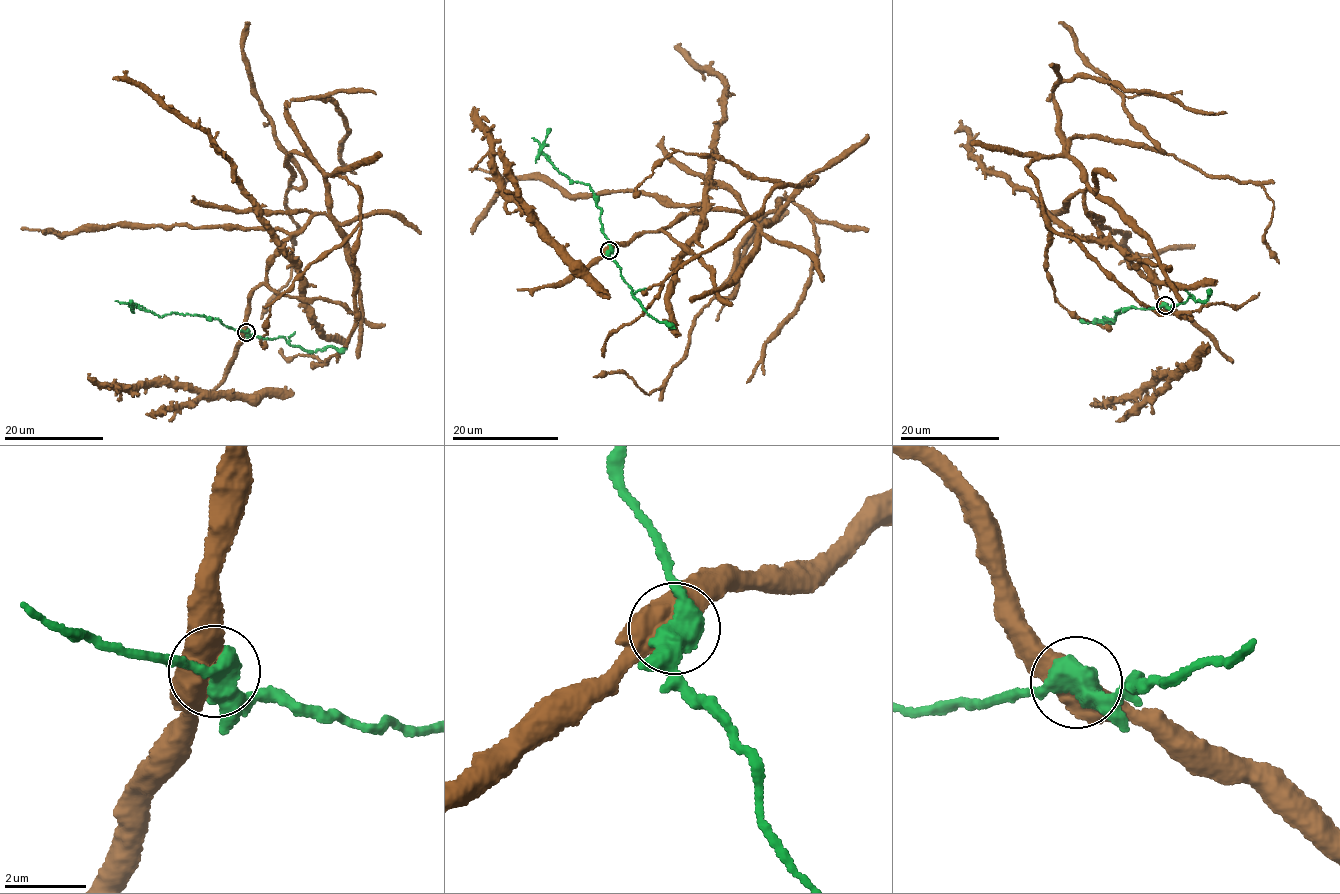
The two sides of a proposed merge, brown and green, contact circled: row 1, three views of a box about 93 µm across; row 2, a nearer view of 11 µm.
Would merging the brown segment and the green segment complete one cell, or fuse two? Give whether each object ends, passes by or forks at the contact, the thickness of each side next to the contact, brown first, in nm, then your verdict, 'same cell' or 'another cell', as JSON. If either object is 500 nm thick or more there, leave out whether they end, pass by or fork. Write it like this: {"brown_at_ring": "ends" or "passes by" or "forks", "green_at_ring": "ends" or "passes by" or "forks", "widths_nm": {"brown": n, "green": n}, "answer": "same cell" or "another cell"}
{"widths_nm": {"brown": 550, "green": 500}, "answer": "another cell"}

